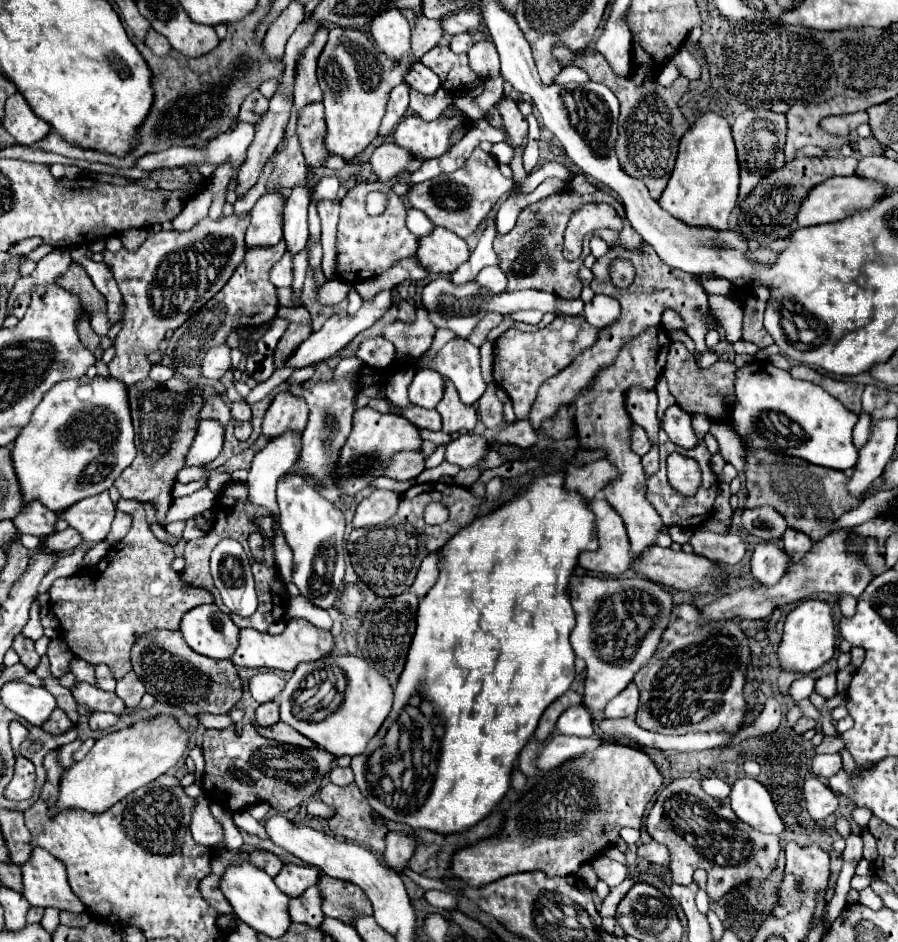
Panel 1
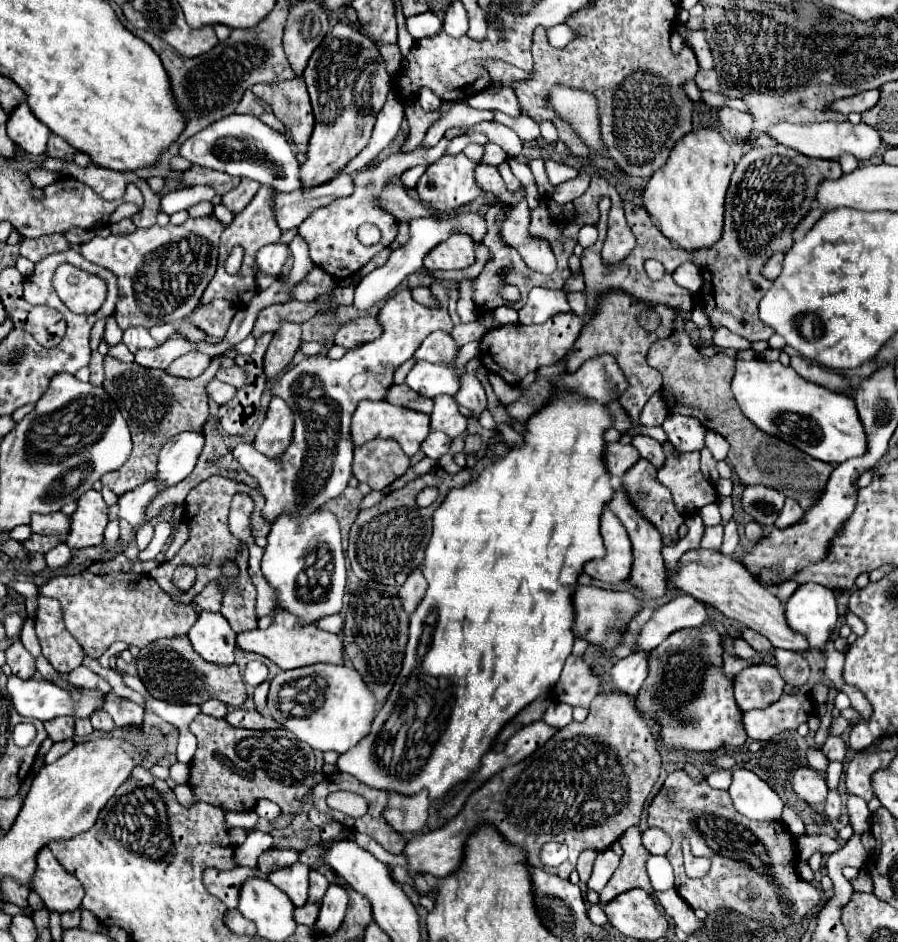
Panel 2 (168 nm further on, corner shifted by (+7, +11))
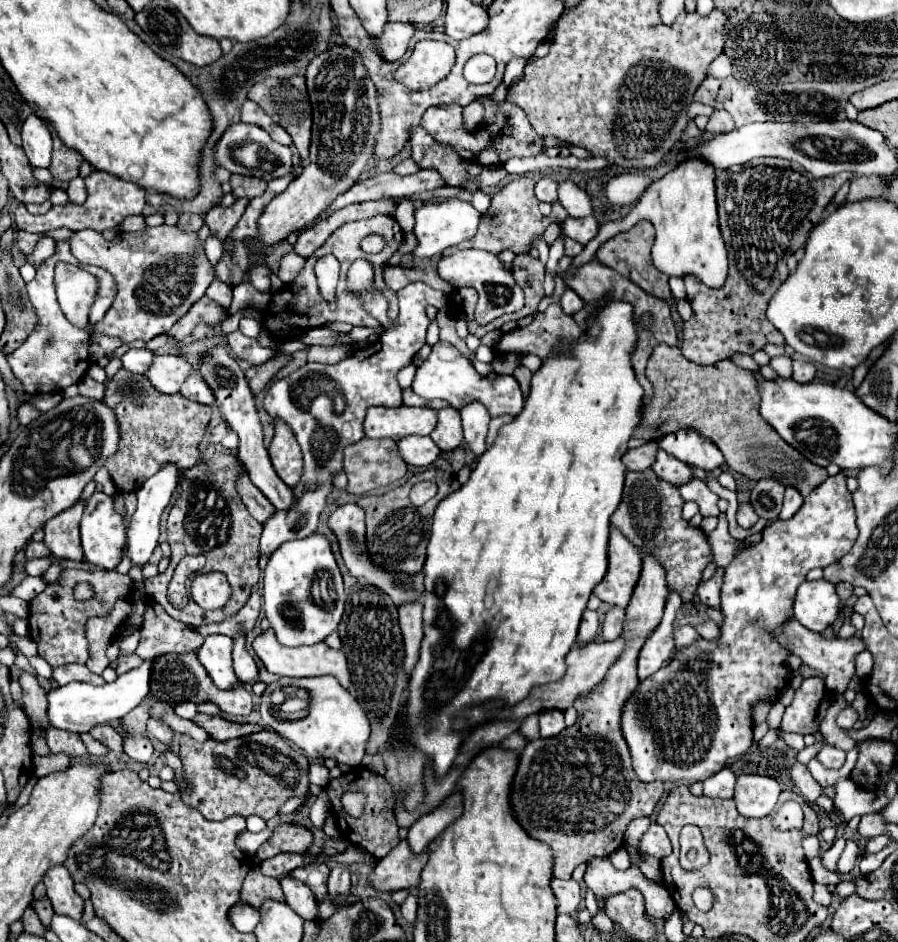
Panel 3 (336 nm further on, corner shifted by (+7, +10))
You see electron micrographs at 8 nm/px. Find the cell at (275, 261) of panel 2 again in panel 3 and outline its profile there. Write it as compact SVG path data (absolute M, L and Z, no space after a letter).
M259 264L251 266L249 272L247 272L247 280L249 280L257 290L261 290L261 292L269 292L269 288L271 288L269 276L271 276L269 268L267 268L267 266L259 266Z

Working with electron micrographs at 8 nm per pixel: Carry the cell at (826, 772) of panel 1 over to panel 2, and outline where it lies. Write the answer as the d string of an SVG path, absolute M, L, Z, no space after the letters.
M827 737L821 751L829 761L843 761L845 753L847 753L847 745L841 737Z

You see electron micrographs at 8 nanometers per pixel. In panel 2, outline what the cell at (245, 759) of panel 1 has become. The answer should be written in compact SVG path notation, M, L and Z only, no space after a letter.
M199 713L189 725L191 733L197 737L197 753L191 761L189 783L197 797L197 801L211 803L221 807L223 811L251 811L255 801L265 797L281 807L283 813L295 813L305 797L305 793L313 787L315 775L315 753L303 741L297 741L293 733L287 729L277 731L249 731L249 729L233 729L225 719L215 719Z

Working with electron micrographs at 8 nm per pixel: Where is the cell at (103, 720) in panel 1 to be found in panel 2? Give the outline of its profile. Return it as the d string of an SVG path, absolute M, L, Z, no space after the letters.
M99 709L97 713L93 713L93 723L95 723L95 729L103 729L103 731L111 731L115 727L113 719L103 709Z

